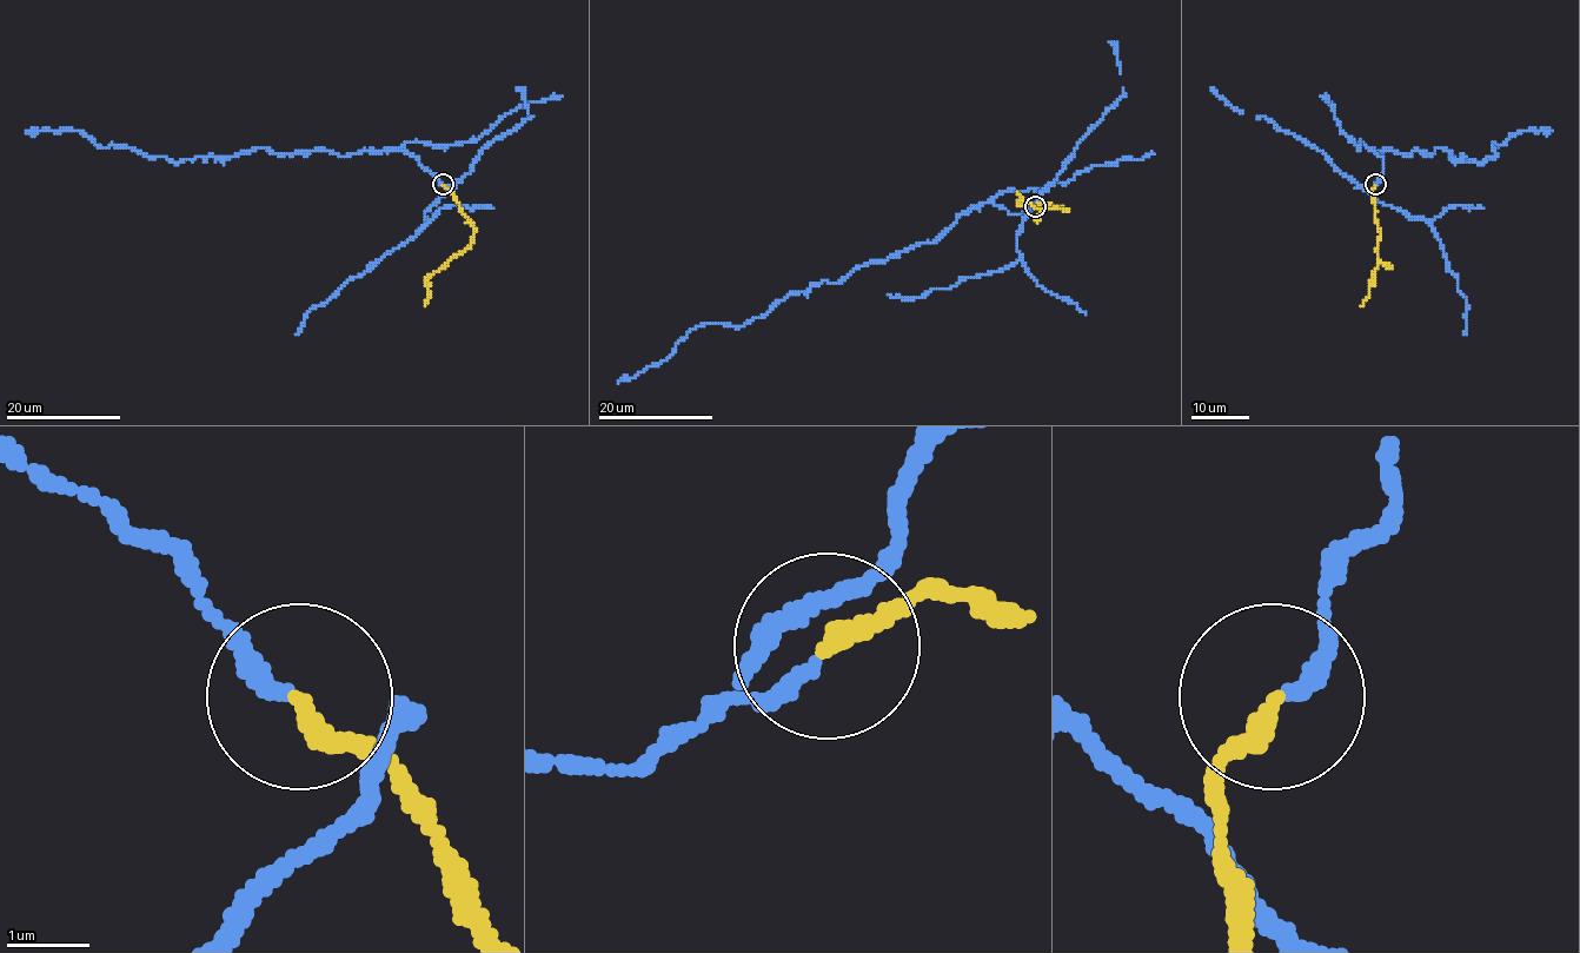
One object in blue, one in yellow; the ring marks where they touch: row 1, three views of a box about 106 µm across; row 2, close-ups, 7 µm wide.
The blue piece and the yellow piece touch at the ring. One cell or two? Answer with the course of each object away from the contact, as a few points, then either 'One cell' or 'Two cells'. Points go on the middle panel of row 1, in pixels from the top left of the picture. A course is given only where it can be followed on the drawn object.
Course of blue: (1035, 206), (1018, 214), (980, 203), (936, 240), (789, 292), (739, 326), (701, 324), (664, 359), (617, 383). Course of yellow: (1035, 206), (1044, 202), (1067, 211), (1036, 209), (1021, 203), (1016, 192). One cell

